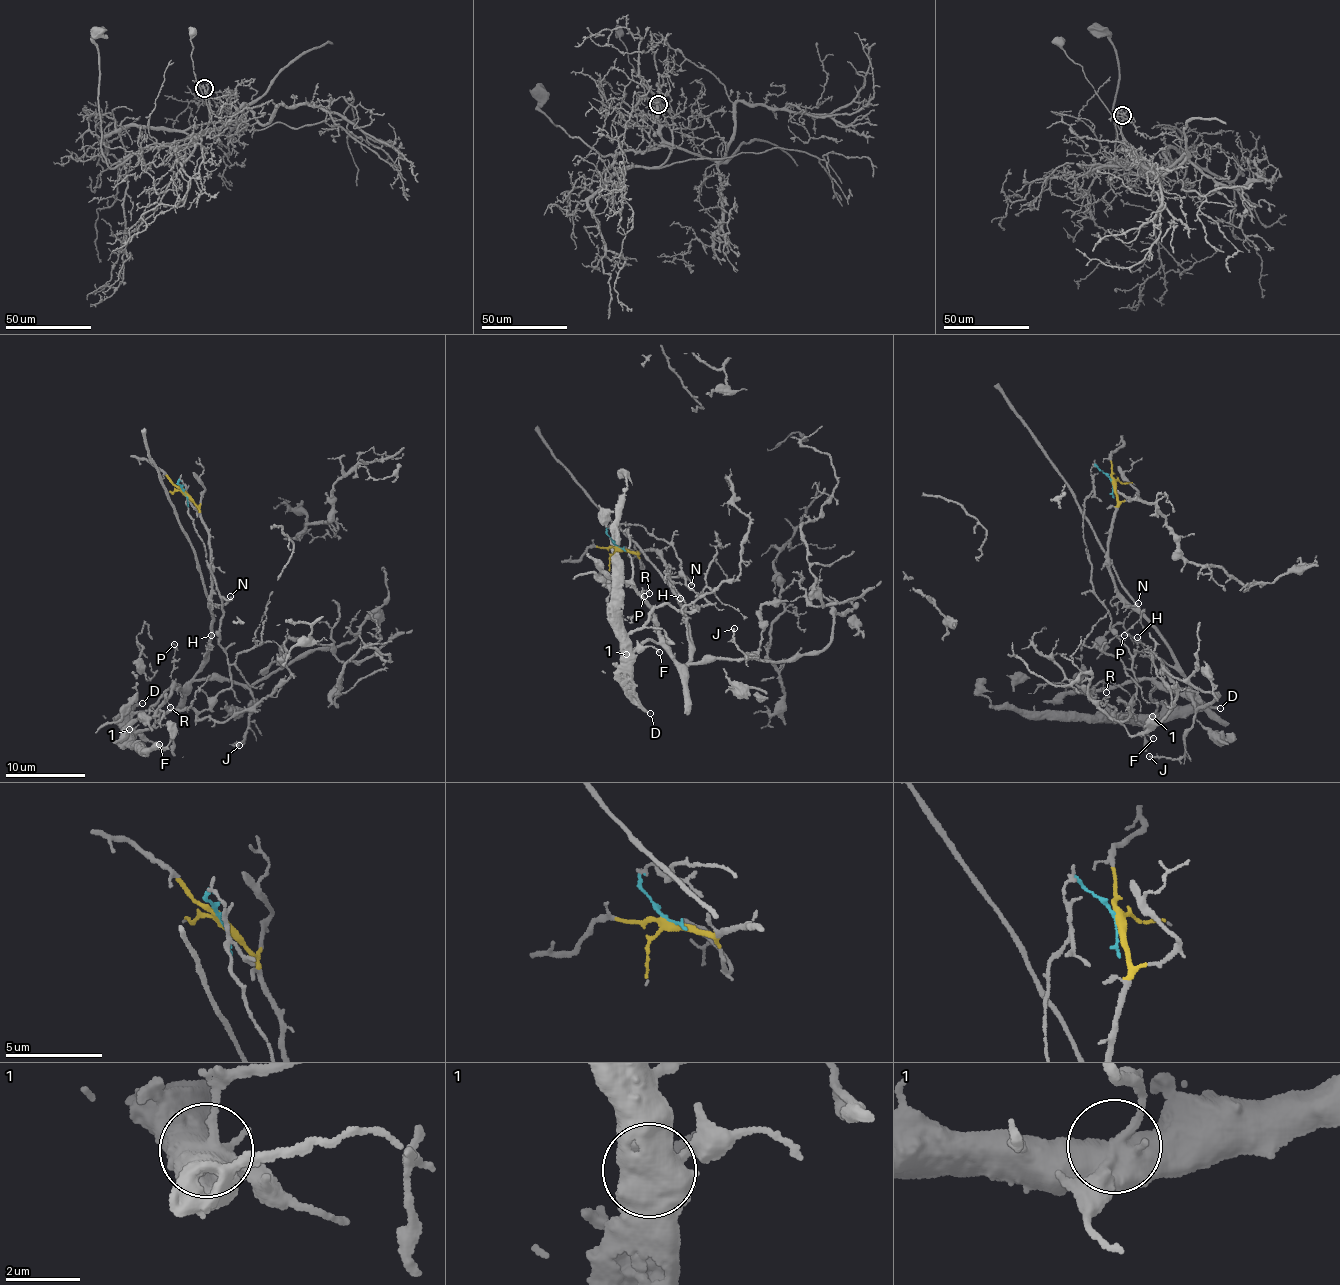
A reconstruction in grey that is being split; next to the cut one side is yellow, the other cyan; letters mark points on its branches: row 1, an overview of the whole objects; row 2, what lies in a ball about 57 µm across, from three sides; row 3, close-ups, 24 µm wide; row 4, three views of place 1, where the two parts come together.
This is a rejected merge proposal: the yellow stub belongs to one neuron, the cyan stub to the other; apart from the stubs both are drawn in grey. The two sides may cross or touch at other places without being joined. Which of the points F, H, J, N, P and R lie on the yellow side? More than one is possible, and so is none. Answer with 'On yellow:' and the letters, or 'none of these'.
On yellow: F, H, J, N, P, R

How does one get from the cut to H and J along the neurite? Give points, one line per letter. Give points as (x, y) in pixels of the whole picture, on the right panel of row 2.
H: (1112, 483), (1117, 504), (1107, 545), (1110, 577), (1116, 592), (1157, 631), (1174, 663), (1166, 665), (1136, 637)
J: (1112, 483), (1110, 577), (1167, 644), (1196, 709), (1185, 754), (1148, 756)

